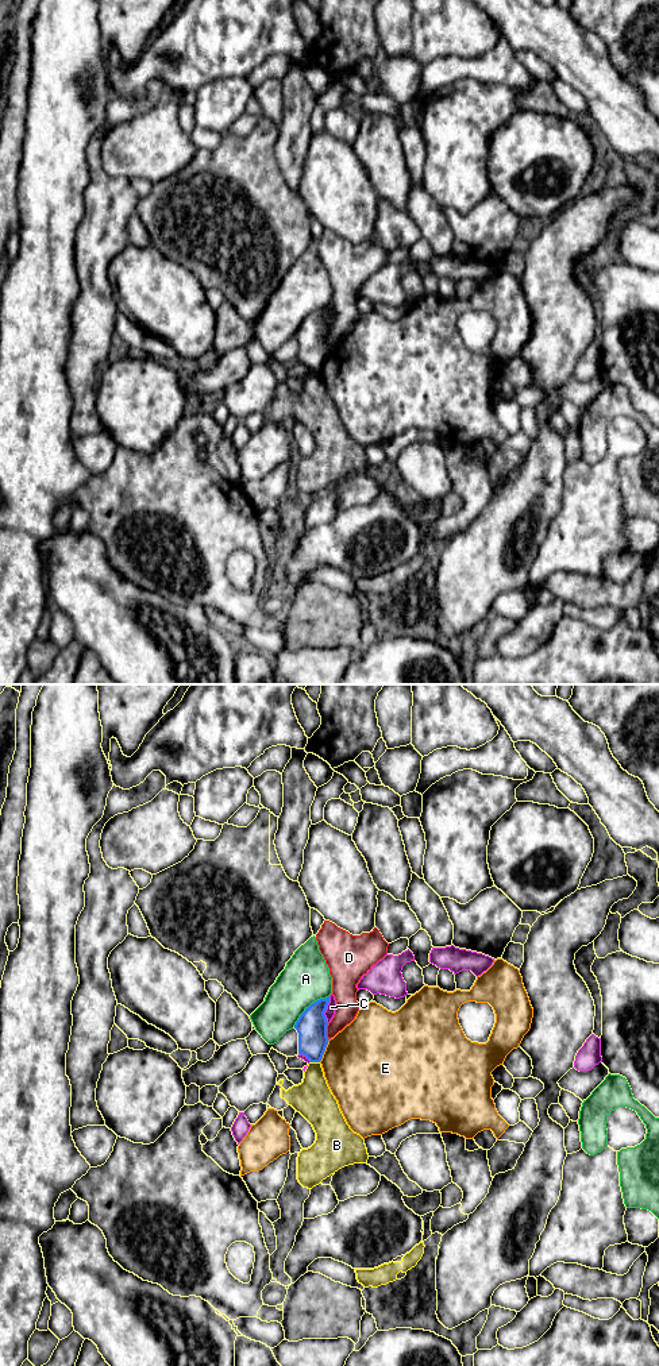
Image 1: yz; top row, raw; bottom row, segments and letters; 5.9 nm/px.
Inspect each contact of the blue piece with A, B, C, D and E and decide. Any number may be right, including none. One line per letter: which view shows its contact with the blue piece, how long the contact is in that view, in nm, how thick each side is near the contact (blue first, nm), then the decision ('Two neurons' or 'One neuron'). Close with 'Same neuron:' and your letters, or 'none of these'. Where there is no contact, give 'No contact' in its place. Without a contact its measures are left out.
A: Touches blue in yz. Shared border 280 nm. Thickness 180 nm (blue) against 280 nm. Two neurons
B: Touches blue in yz. Shared border 60 nm. Thickness 180 nm (blue) against 220 nm. Two neurons
C: Touches blue in yz. Shared border 160 nm. Thickness 180 nm (blue) against 60 nm. Two neurons
D: Touches blue in yz. Shared border 100 nm. Thickness 180 nm (blue) against 130 nm. Two neurons
E: Touches blue in yz. Shared border 150 nm. Thickness 180 nm (blue) against 480 nm. Two neurons
Same neuron: none of these

